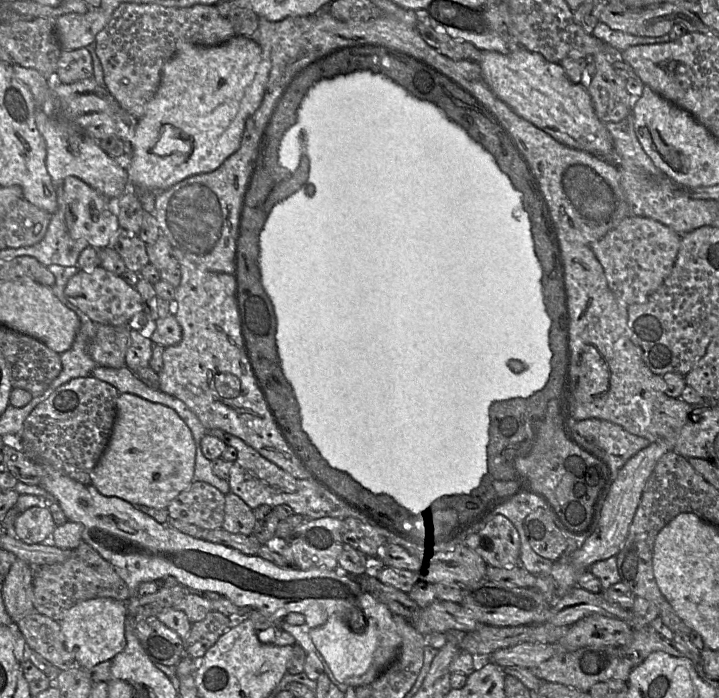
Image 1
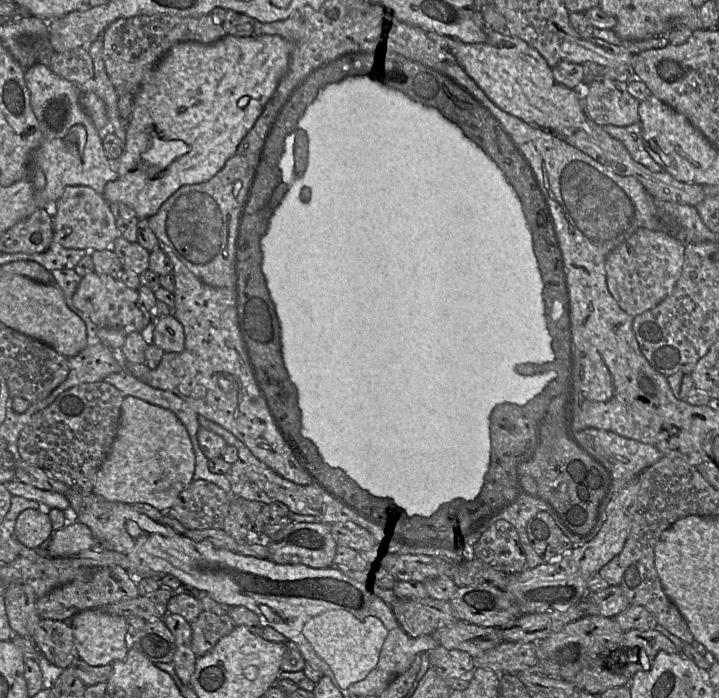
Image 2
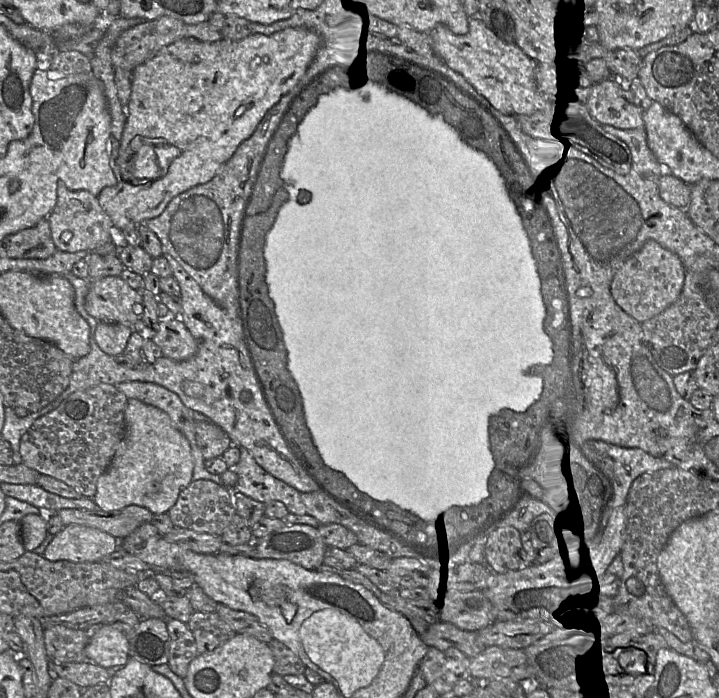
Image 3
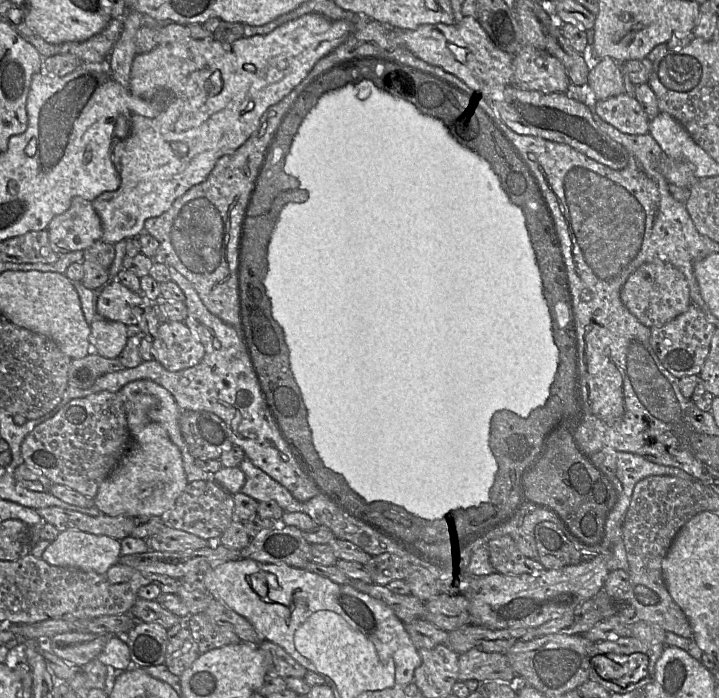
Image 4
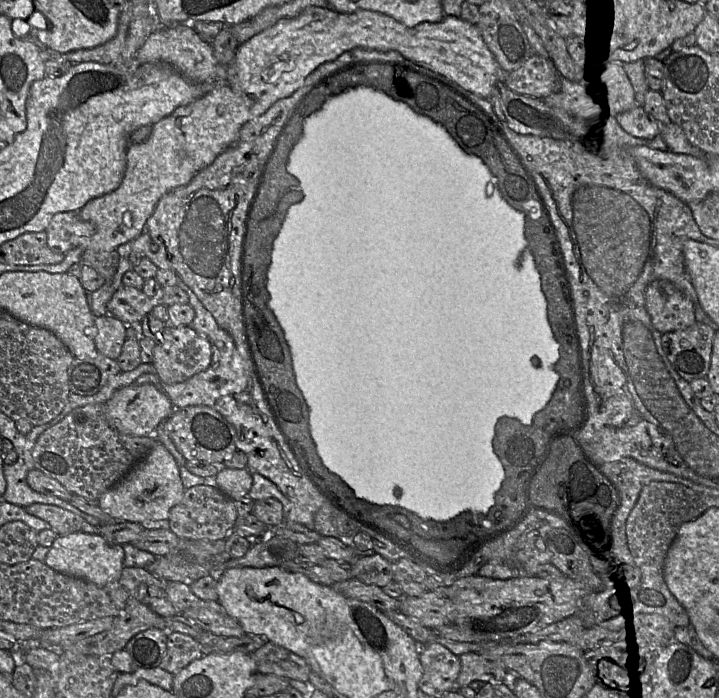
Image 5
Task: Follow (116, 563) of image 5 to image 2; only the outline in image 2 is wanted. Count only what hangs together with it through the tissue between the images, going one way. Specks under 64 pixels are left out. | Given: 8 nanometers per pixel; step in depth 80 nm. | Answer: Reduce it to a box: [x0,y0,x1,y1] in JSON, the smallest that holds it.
[47,518,98,558]

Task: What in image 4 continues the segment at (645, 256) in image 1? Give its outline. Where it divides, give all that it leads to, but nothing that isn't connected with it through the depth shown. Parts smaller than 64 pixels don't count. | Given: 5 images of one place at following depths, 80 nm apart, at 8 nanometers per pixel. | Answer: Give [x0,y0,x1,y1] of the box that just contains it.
[620,261,691,328]

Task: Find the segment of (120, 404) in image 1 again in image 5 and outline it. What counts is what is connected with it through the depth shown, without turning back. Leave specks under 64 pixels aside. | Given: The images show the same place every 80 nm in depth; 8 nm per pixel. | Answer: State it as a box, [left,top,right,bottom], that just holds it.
[98,441,184,523]

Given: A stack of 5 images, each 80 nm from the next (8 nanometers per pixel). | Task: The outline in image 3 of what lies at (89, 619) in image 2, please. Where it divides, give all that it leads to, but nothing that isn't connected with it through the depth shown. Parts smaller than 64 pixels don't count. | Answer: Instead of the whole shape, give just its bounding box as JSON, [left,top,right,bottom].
[85,623,130,668]

